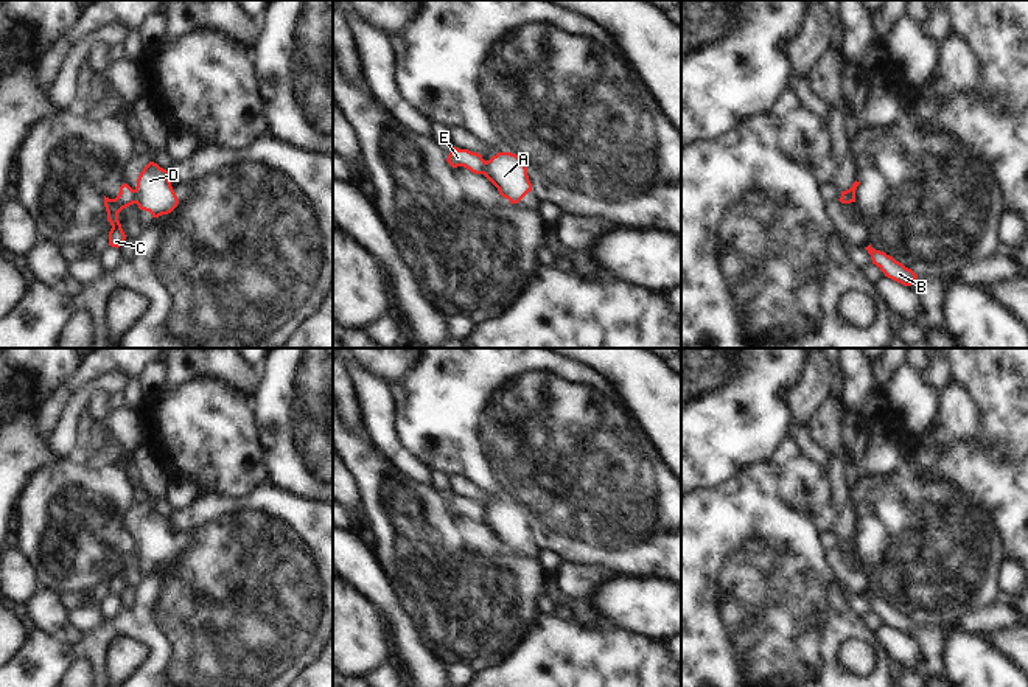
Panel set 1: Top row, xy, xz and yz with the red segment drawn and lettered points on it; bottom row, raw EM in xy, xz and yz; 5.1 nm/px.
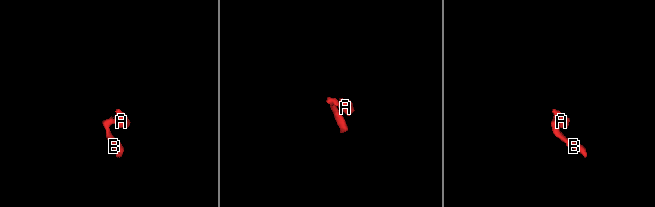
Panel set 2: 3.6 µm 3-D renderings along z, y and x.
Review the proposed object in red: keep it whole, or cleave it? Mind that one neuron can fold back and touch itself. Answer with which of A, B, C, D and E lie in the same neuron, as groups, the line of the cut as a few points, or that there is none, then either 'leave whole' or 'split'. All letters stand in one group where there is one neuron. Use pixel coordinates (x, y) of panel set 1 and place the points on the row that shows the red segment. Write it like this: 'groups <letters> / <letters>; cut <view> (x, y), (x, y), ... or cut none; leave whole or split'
groups A D / B C E; cut xy (132, 190), (136, 202); split

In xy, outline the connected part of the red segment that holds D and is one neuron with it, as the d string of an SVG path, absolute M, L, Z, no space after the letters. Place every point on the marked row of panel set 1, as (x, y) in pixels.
M149 162L140 173L134 197L138 208L149 211L152 218L171 213L179 204L168 171L154 162Z

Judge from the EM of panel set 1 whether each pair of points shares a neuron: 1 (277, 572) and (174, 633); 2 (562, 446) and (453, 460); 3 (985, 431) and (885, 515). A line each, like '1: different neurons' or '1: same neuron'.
1: same neuron
2: same neuron
3: different neurons

